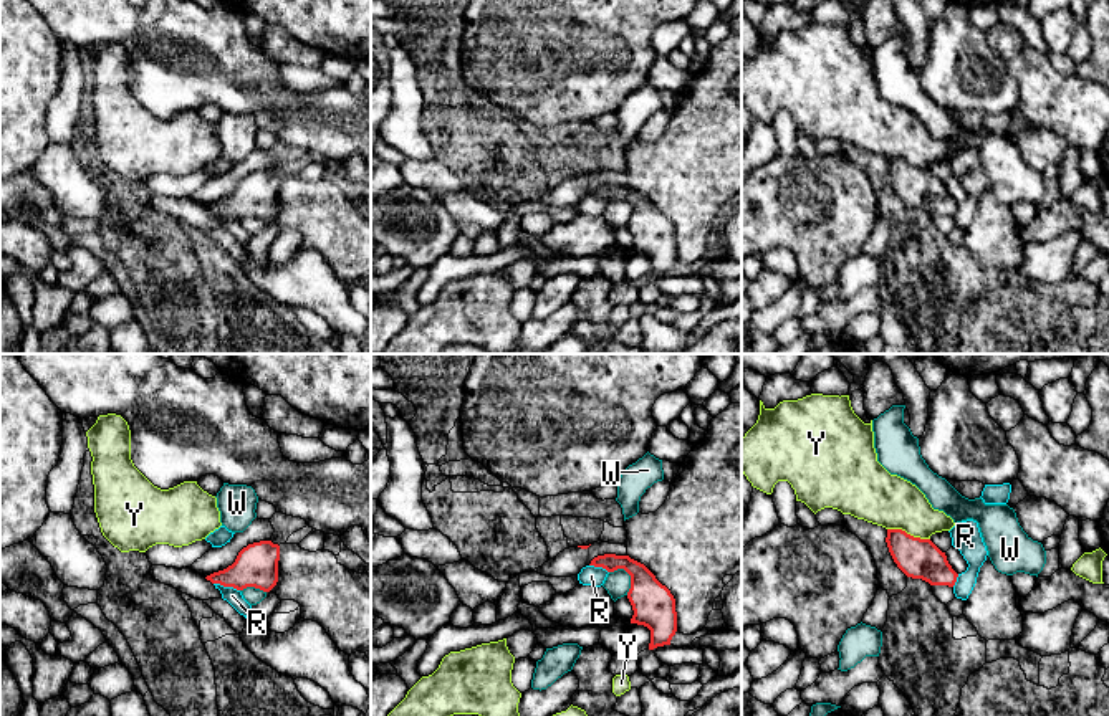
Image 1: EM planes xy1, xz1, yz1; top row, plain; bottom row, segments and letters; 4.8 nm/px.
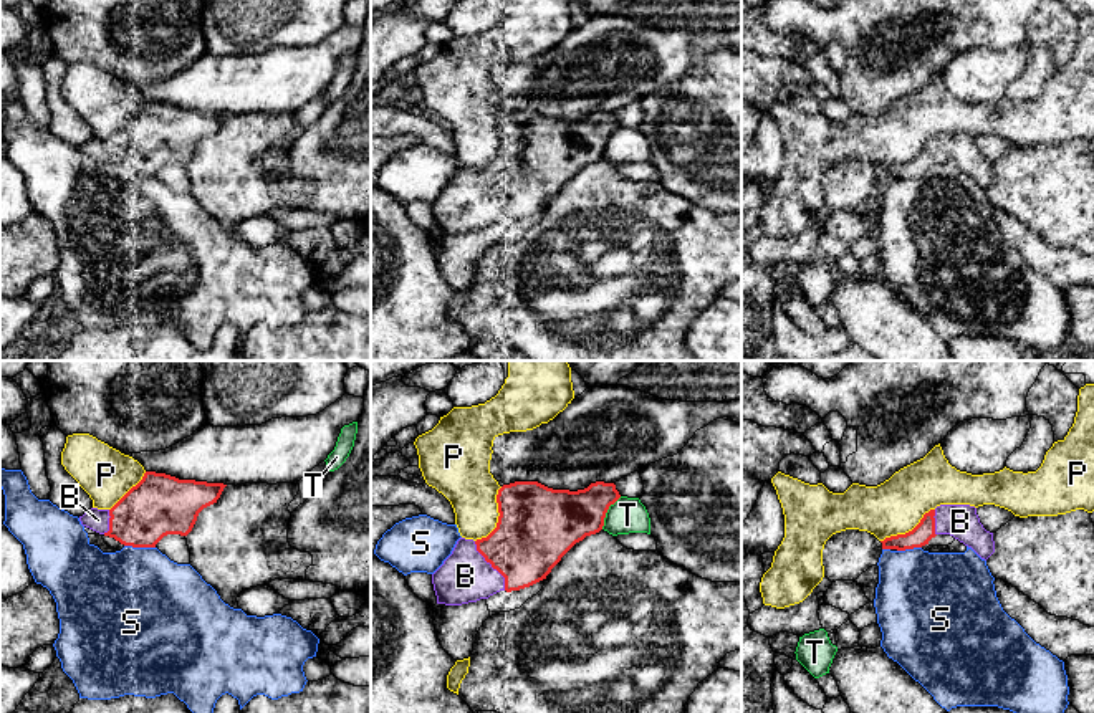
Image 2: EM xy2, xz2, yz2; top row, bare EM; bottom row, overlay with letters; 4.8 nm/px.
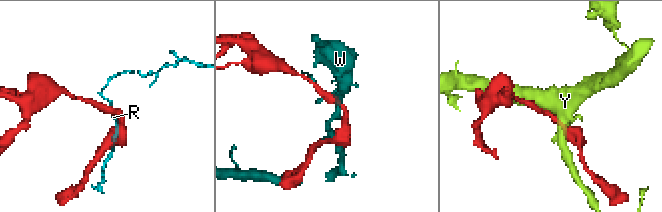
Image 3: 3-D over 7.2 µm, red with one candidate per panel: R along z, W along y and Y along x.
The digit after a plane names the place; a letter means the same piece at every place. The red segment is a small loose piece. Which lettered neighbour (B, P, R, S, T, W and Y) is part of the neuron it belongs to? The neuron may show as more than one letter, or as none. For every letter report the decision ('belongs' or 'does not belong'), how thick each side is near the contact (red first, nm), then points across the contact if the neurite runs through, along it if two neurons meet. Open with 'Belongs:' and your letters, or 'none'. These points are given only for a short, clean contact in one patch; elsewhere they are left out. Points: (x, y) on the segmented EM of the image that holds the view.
Belongs: B
B: belongs | 360/240 nm
P: does not belong | 380/260 nm
R: does not belong | 200/80 nm | along xy1 (214, 582), (239, 591)
S: does not belong | 300/500 nm
T: does not belong | 300/180 nm
W: does not belong | 200/120 nm
Y: does not belong | 190/260 nm

